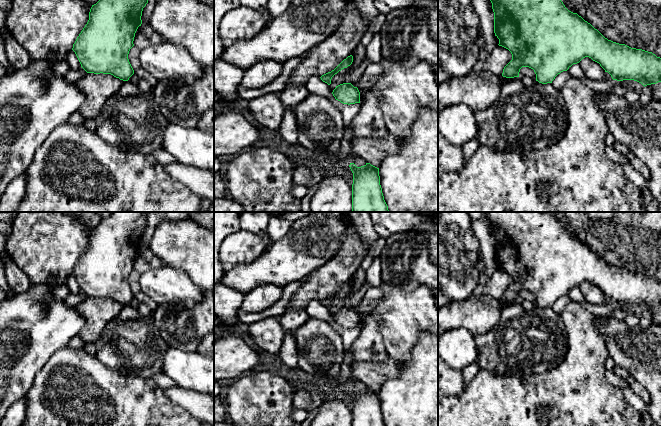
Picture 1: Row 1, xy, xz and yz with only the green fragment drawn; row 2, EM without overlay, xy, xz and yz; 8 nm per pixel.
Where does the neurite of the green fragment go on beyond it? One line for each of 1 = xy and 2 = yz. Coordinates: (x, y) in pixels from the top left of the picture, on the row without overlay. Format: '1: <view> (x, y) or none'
1: none
2: none

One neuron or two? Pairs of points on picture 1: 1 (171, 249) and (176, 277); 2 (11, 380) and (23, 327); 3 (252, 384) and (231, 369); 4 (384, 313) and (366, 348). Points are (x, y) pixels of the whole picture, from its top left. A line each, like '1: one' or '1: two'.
1: two
2: one
3: two
4: two

